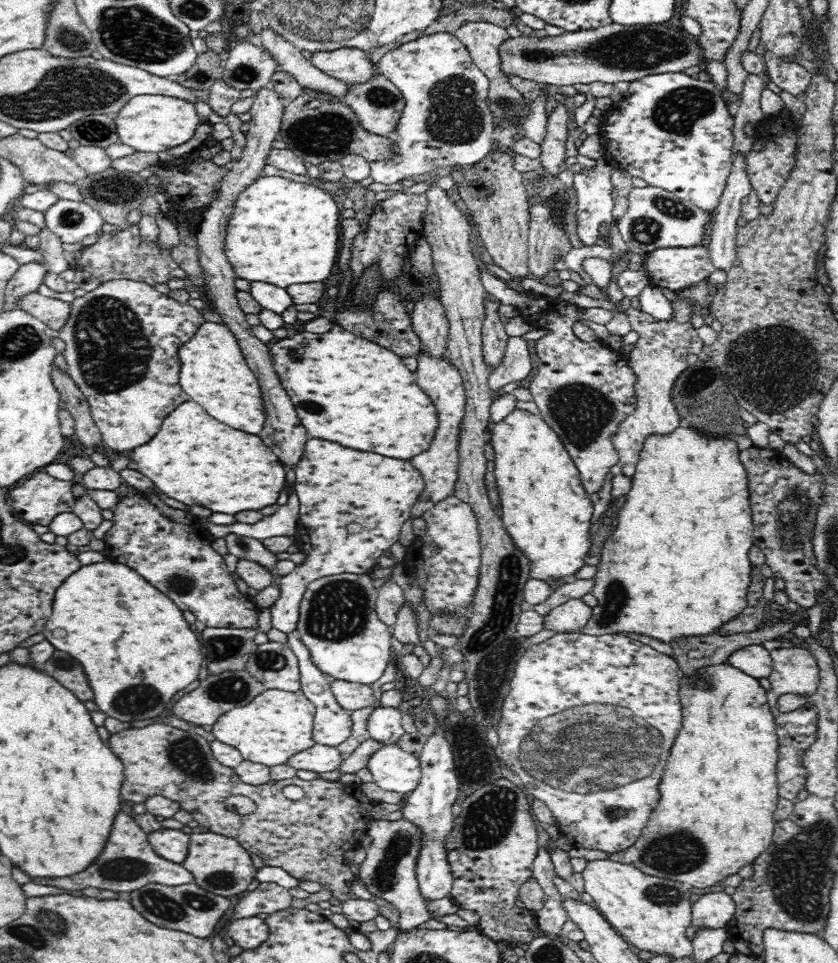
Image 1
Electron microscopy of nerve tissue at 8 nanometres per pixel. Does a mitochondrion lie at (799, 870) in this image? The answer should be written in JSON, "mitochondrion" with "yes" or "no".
{"mitochondrion":"yes"}

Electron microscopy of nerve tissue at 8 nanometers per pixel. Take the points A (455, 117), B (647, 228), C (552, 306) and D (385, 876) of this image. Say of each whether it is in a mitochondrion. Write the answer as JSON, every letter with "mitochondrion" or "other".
{"A":"mitochondrion","B":"mitochondrion","C":"other","D":"mitochondrion"}

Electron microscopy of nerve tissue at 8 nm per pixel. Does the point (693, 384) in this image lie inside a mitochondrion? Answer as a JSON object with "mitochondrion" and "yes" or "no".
{"mitochondrion":"no"}

